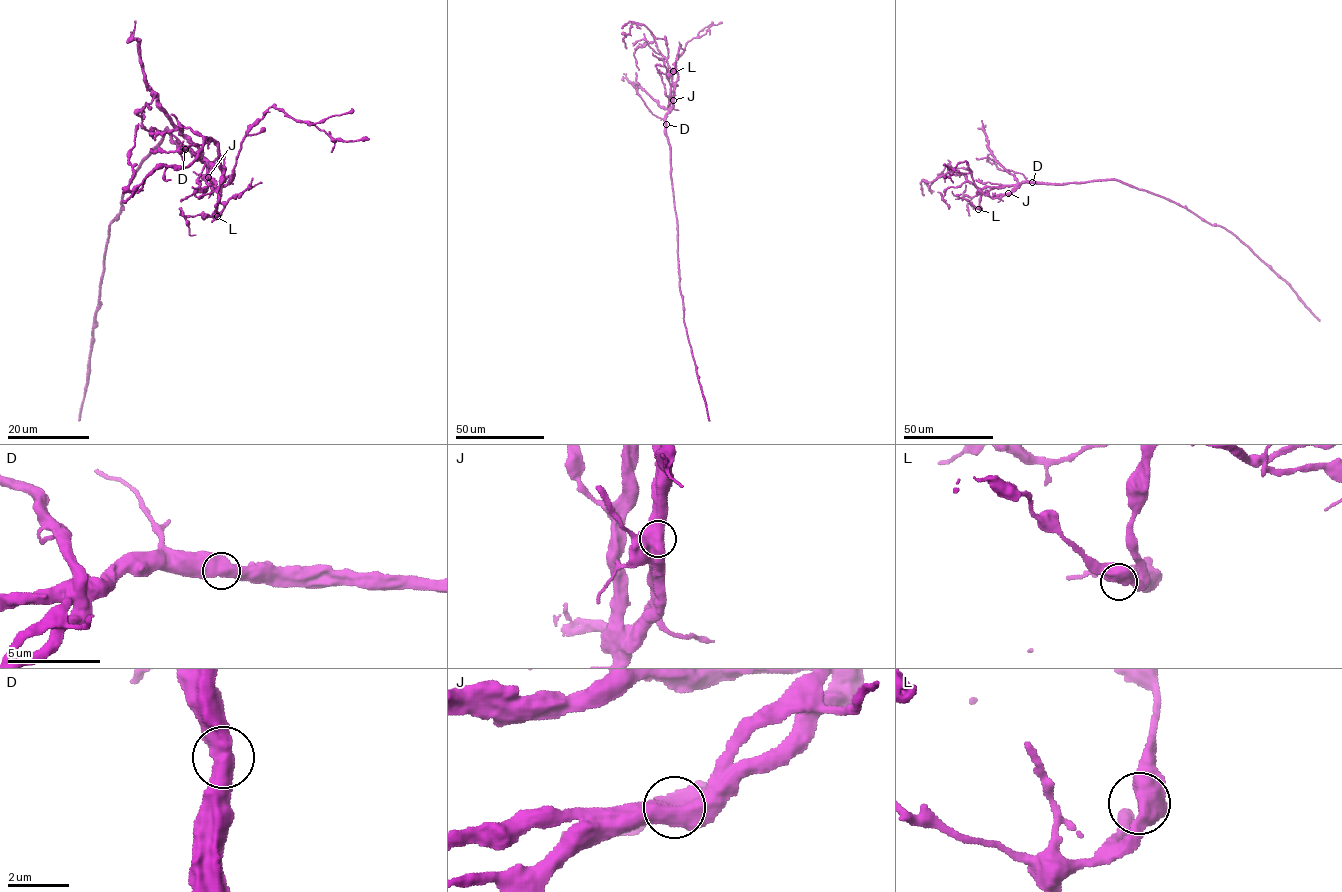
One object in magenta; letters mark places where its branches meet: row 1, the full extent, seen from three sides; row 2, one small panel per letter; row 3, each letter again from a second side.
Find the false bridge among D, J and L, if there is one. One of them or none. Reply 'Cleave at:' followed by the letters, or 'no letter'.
Cleave at: J

